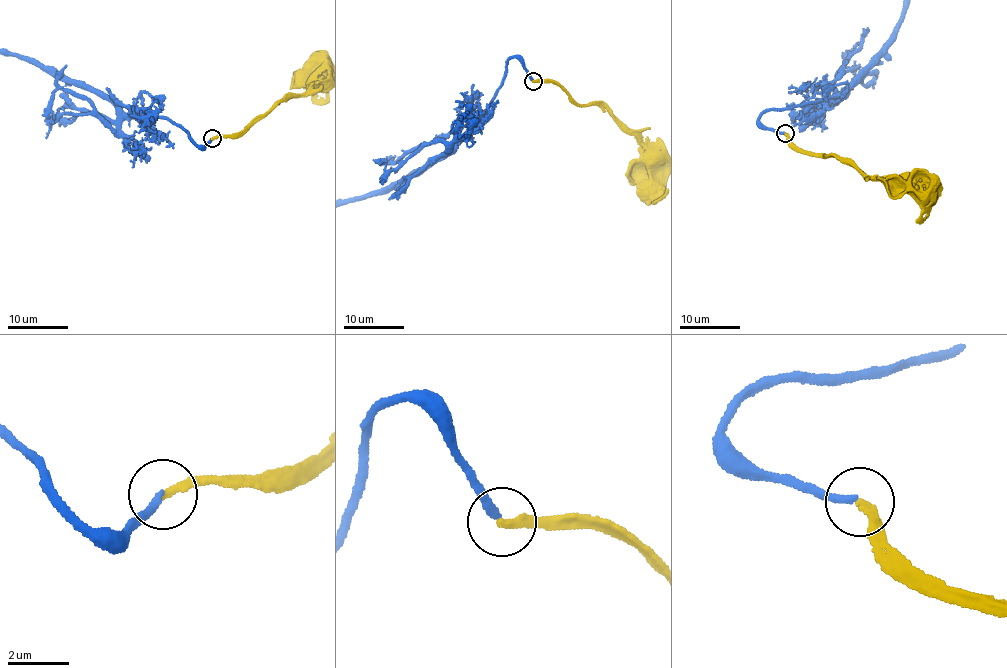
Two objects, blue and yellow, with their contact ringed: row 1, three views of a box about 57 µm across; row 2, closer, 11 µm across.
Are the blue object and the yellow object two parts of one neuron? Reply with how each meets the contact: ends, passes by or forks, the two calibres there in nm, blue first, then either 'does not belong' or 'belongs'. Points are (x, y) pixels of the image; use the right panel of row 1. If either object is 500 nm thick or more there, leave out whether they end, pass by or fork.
blue ends; yellow ends; calibres 280 and 280 nm; does not belong

